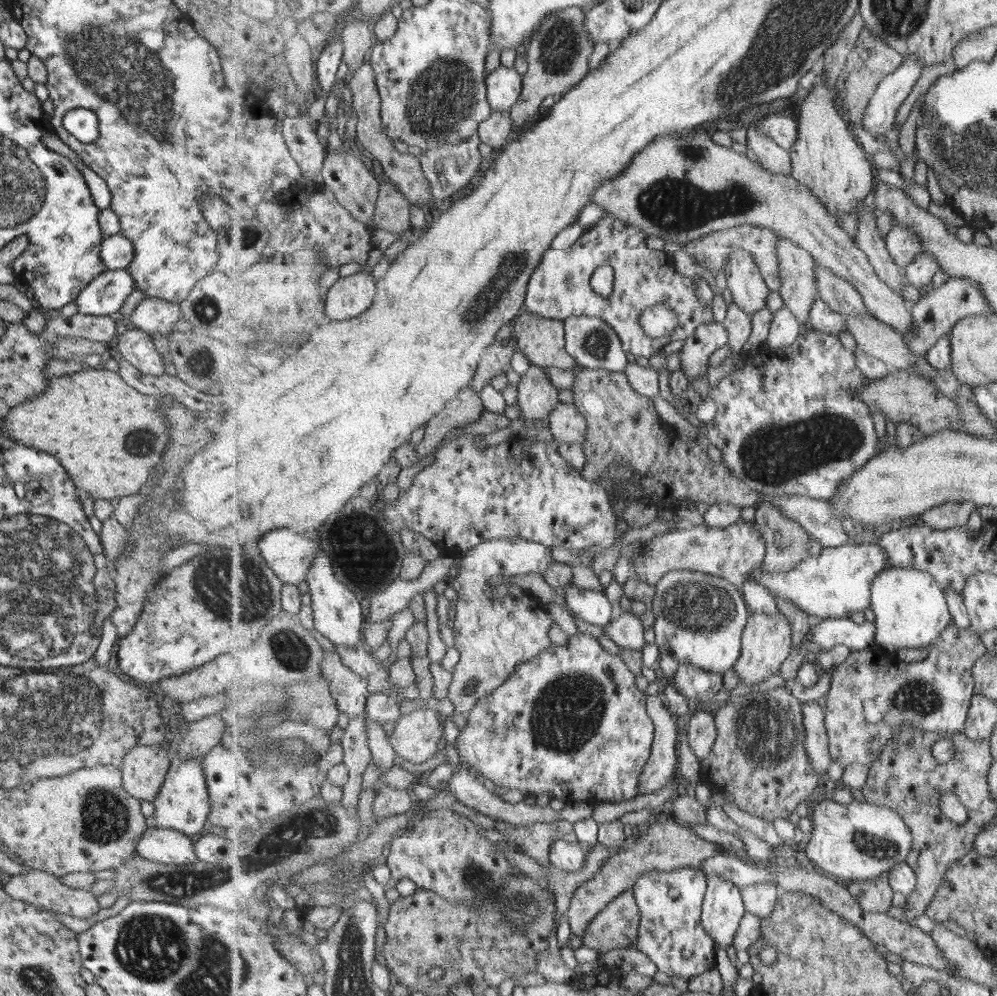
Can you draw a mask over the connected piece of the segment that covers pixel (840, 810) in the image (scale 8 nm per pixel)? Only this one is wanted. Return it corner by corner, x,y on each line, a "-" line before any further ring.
826,798
811,804
813,829
811,839
806,844
805,854
809,861
824,873
836,878
845,885
863,880
877,880
885,872
890,872
901,862
907,861
913,846
913,835
910,826
904,818
892,808
873,804
867,800
864,803
852,801
848,805
838,804

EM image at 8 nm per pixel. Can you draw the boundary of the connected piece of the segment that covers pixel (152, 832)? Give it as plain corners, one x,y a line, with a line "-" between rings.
147,826
136,840
134,850
145,860
159,864
185,865
197,862
193,838
170,828

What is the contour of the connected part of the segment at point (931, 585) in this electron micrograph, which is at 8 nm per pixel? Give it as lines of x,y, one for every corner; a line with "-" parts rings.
891,566
875,577
872,606
876,618
876,644
889,651
923,648
933,644
952,620
948,600
938,580
915,567

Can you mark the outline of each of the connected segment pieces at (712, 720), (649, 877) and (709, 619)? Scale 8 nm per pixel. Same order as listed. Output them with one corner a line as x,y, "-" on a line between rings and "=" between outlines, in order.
698,711
687,718
687,737
698,761
707,758
718,739
718,722
714,711
=
698,866
682,867
673,871
651,870
637,879
633,888
642,918
640,919
639,938
636,949
657,966
658,970
669,977
679,976
690,980
715,968
716,943
713,936
703,927
702,912
708,890
708,878
=
675,569
667,573
655,585
652,611
655,614
655,644
659,648
658,664
664,676
674,676
679,666
691,664
709,672
725,674
738,662
742,653
742,640
749,618
749,606
742,590
723,577
716,577
703,571

